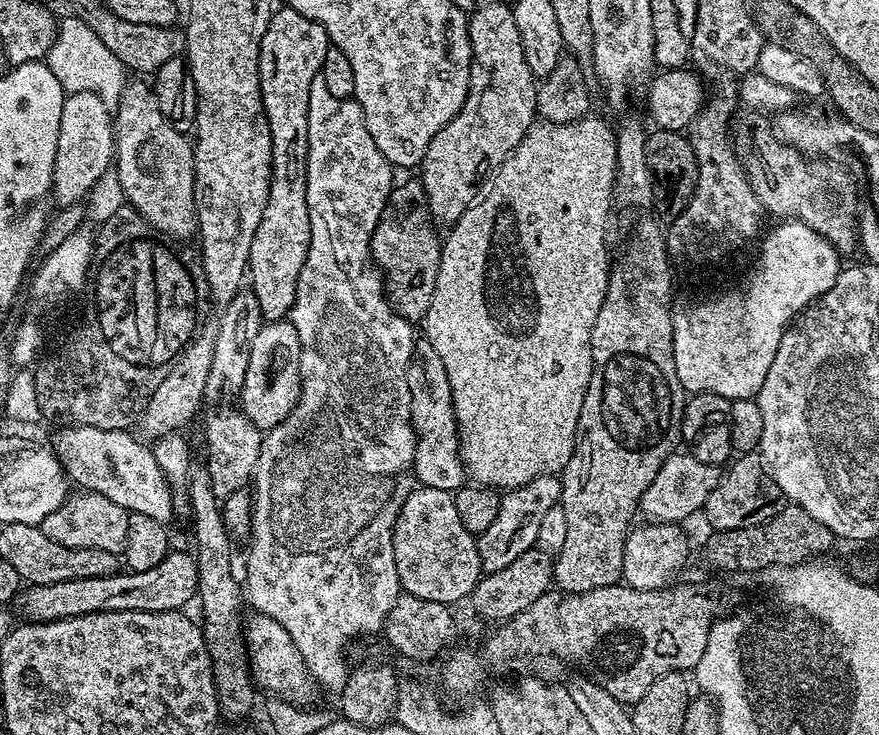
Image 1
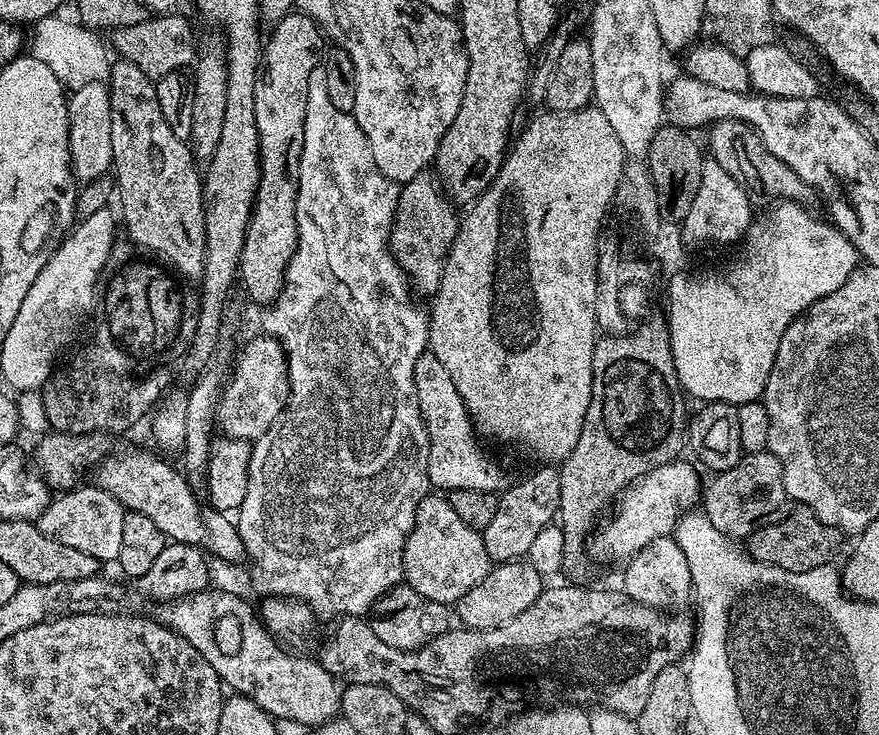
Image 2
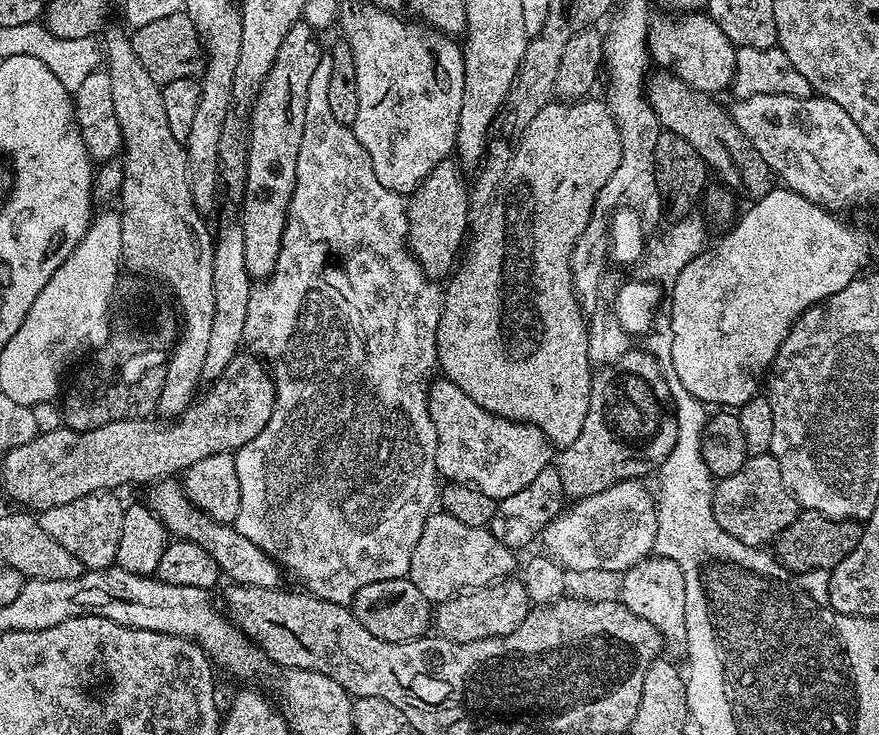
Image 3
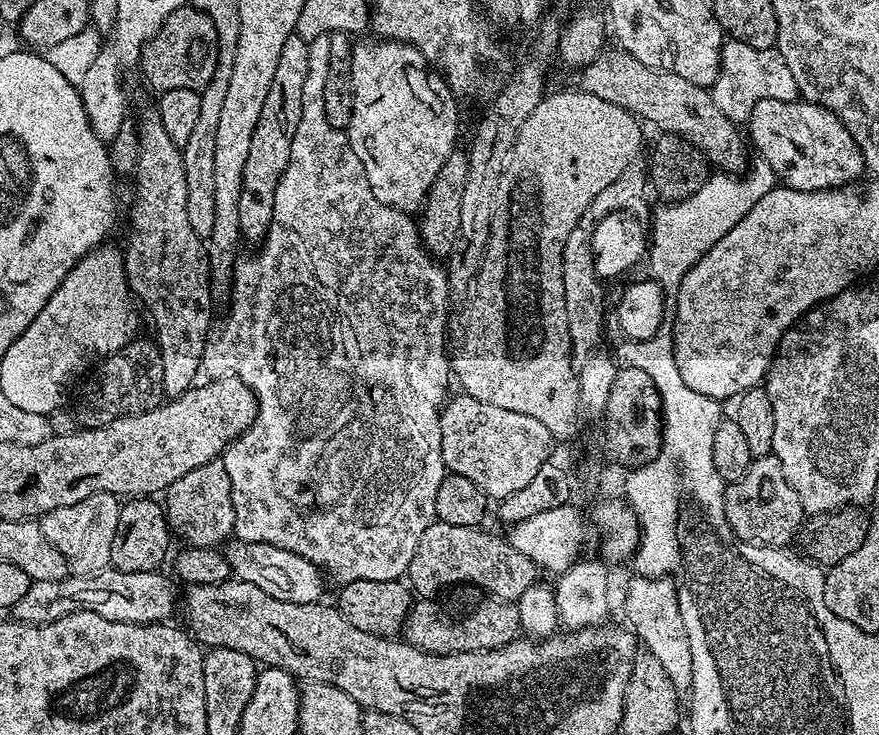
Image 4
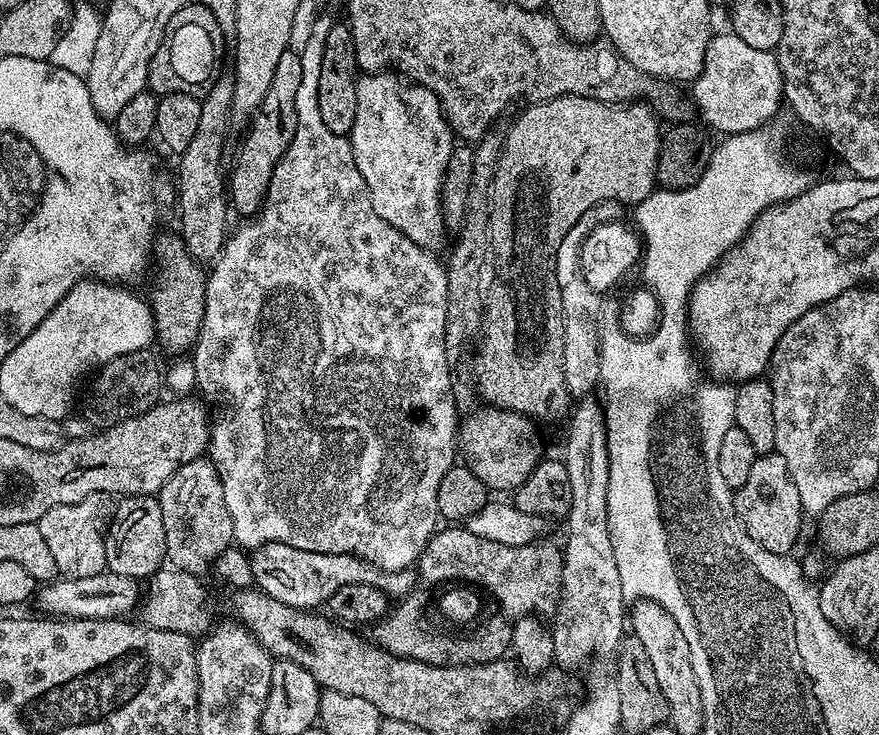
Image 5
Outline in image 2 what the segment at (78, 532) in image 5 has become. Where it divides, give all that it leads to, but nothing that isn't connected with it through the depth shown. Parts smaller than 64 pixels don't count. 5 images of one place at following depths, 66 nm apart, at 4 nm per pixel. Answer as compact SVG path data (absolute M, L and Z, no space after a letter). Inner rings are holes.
M77 486L52 498L45 512L34 523L46 538L54 538L54 542L62 542L62 546L82 550L82 554L90 554L90 558L101 562L116 562L119 561L122 550L122 522L125 511L106 490L95 486Z

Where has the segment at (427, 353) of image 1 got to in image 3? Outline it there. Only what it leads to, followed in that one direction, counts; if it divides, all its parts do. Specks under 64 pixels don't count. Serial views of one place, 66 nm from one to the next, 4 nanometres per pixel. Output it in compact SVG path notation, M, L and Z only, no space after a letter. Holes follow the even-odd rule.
M447 378L433 379L428 385L428 409L430 410L430 422L434 422L434 430L438 438L438 450L436 451L436 471L445 481L454 484L469 484L482 494L490 494L492 500L510 498L510 494L518 494L525 486L534 482L537 474L542 474L554 460L554 445L533 424L518 424L515 420L507 420L501 416L490 414L470 394L464 391Z

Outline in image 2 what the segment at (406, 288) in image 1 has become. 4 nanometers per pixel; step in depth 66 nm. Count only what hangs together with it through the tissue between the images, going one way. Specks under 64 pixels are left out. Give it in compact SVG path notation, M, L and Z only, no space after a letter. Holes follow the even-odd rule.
M422 171L400 185L388 246L398 266L408 275L413 293L424 298L435 296L442 282L442 270L450 254L450 246L460 229L461 217L458 212L456 216L452 207L453 201L446 195L435 171Z

